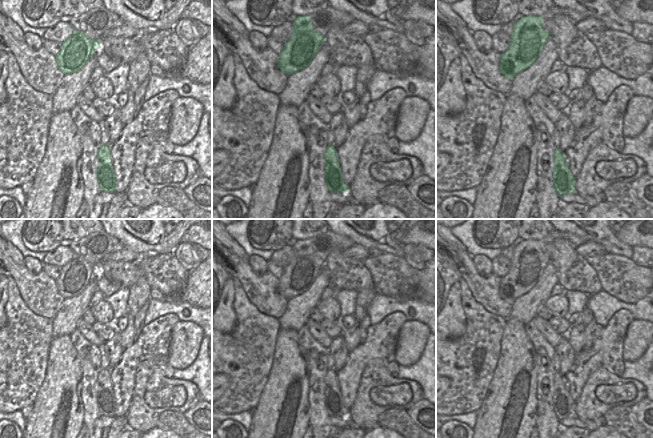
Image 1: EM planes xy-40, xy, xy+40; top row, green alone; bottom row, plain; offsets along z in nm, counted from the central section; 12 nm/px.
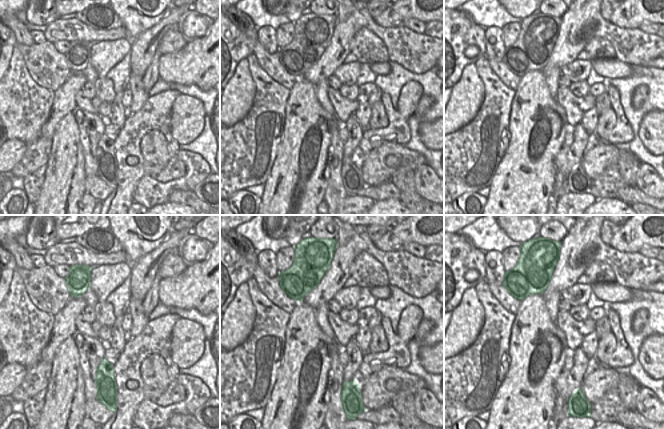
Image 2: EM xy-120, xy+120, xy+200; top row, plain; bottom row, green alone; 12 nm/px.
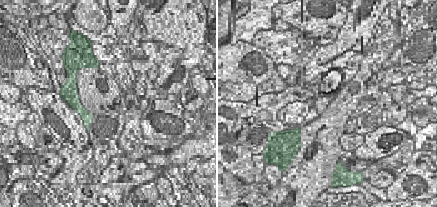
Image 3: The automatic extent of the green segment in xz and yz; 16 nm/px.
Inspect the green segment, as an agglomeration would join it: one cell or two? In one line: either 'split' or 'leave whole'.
leave whole

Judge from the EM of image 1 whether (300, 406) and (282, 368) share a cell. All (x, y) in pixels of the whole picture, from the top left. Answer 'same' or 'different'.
same

